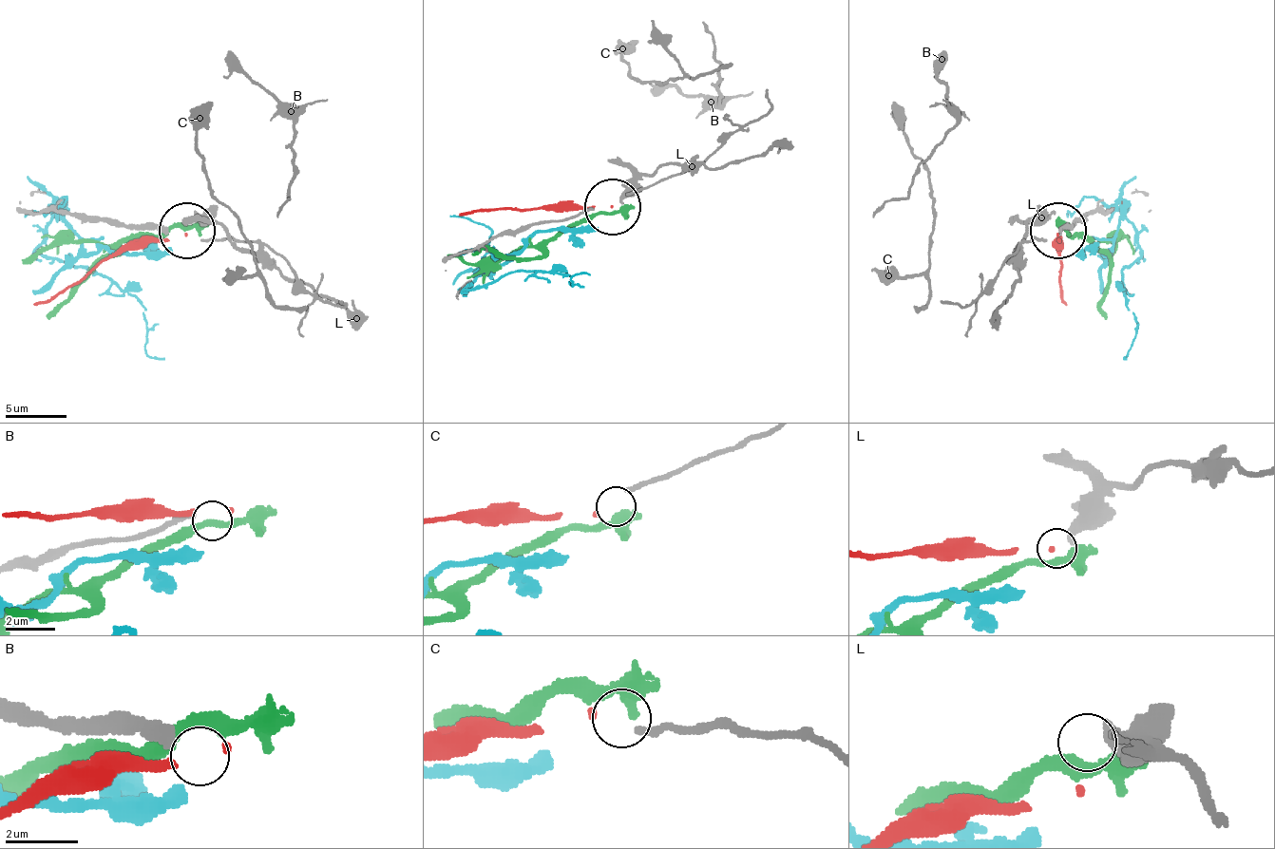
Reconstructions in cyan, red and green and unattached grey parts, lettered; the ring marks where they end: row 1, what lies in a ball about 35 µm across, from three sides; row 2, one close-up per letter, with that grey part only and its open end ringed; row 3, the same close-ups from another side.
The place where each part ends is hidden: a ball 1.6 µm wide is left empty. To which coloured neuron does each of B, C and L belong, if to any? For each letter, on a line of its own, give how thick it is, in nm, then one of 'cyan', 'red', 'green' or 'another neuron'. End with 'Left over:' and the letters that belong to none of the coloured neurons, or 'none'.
B: calibre 320 nm; another neuron
C: calibre 200 nm; red
L: calibre 400 nm; green
Left over: B

